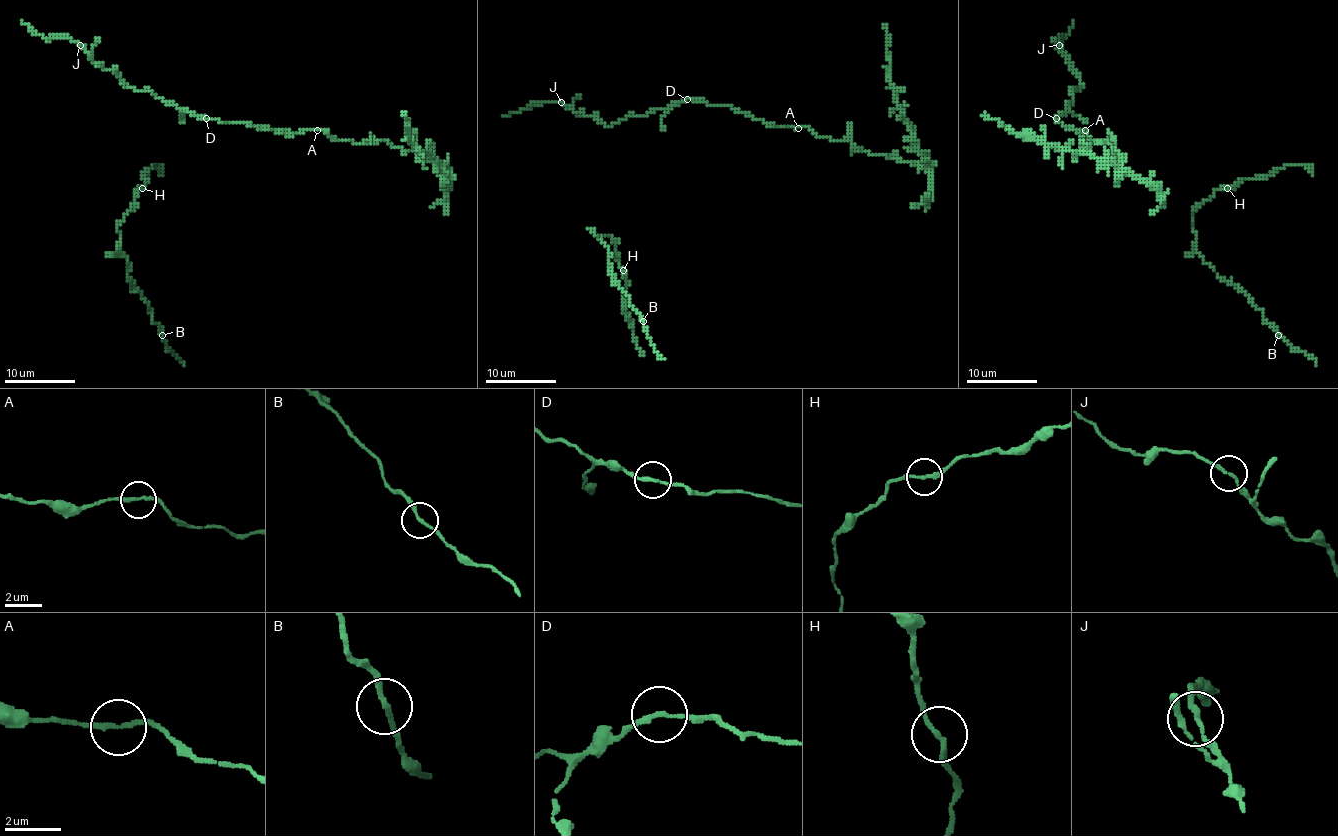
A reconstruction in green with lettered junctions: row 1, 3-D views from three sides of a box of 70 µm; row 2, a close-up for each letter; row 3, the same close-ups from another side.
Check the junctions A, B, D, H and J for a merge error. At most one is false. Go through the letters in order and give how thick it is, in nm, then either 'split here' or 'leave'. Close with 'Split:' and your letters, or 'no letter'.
A: 180 nm thick; leave
B: 170 nm thick; leave
D: 170 nm thick; leave
H: 180 nm thick; leave
J: 170 nm thick; leave
Split: no letter

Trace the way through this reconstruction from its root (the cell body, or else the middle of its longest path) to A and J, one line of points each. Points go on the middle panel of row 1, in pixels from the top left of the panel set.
A: (690, 99), (731, 106), (777, 126), (798, 127)
J: (690, 99), (641, 117), (629, 115), (609, 126), (593, 117), (576, 113), (562, 103)

